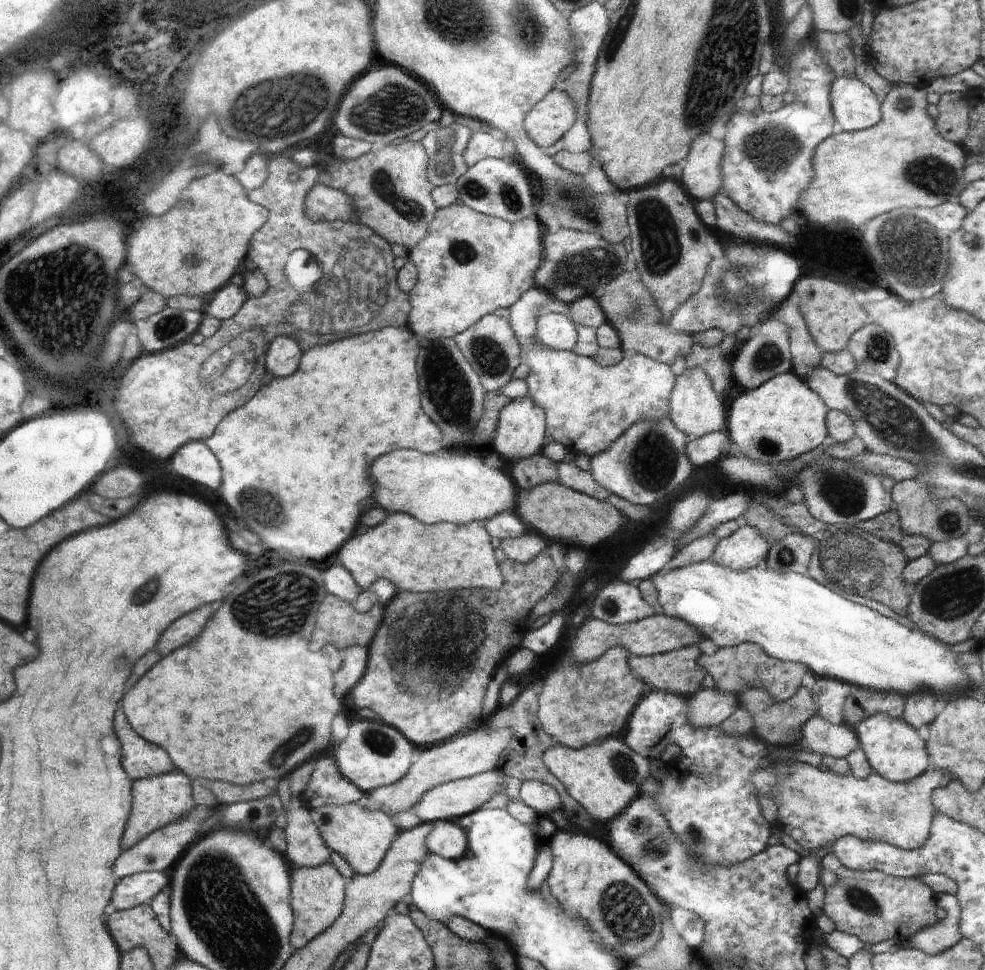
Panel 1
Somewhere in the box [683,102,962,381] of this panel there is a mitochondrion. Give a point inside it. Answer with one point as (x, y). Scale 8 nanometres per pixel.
(917, 265)

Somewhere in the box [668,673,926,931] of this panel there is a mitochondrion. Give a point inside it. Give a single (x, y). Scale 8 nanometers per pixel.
(859, 898)

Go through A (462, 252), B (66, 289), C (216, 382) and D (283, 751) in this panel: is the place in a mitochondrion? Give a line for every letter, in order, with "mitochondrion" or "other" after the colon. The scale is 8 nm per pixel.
A: mitochondrion
B: mitochondrion
C: mitochondrion
D: mitochondrion

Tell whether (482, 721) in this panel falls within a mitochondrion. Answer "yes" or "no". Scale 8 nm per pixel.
no

